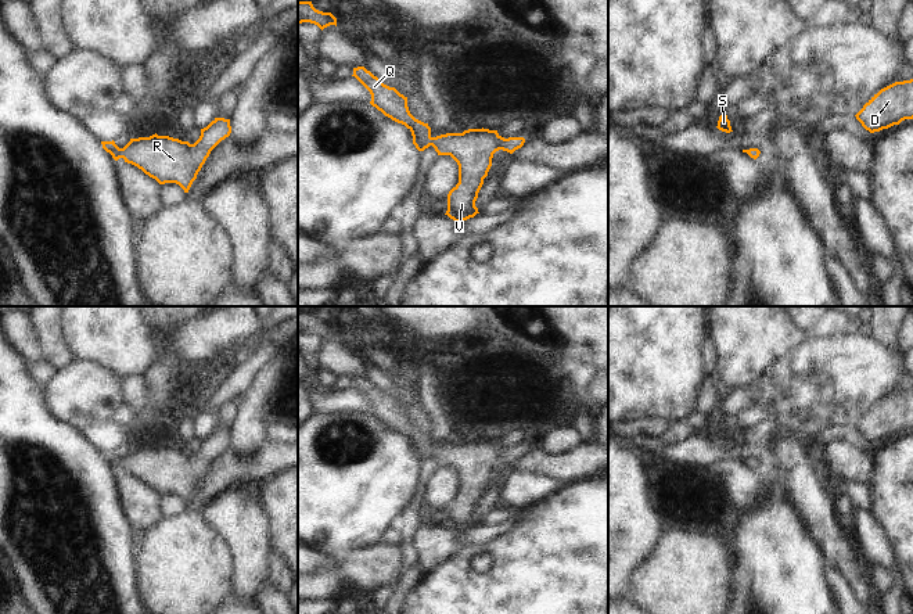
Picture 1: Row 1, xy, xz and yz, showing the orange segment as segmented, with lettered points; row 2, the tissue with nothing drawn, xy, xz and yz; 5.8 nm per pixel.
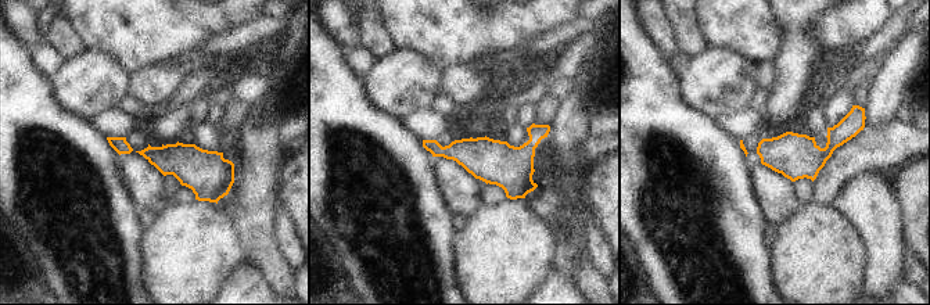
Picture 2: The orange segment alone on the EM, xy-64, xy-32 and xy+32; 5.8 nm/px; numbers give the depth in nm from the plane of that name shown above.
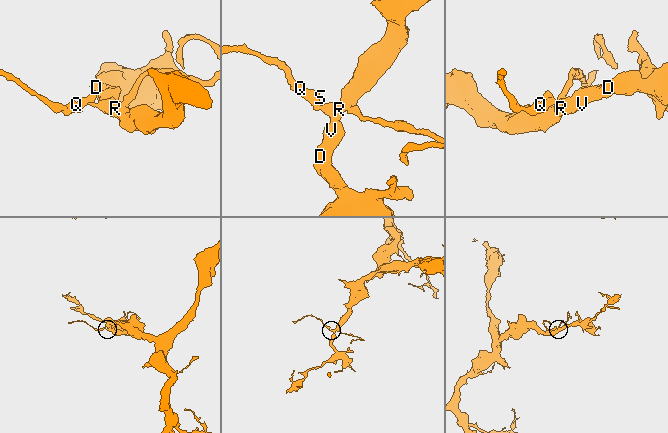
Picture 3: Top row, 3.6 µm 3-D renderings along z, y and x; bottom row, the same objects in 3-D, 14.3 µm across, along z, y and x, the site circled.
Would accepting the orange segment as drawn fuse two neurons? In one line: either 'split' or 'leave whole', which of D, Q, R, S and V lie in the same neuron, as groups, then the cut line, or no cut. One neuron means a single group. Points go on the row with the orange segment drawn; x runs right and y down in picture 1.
leave whole; groups D Q R S V; cut none

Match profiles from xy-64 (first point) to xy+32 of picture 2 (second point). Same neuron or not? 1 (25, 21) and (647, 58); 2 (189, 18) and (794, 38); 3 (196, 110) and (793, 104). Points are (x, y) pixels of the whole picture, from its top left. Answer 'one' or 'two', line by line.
1: two
2: two
3: two

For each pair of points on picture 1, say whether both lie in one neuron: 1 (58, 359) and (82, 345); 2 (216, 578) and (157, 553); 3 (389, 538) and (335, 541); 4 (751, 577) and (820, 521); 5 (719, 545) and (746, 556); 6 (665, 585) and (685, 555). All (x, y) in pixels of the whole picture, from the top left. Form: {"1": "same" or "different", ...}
{"1": "different", "2": "same", "3": "different", "4": "different", "5": "different", "6": "same"}

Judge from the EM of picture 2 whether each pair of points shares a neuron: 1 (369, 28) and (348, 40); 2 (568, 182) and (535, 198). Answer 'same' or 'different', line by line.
1: different
2: different

